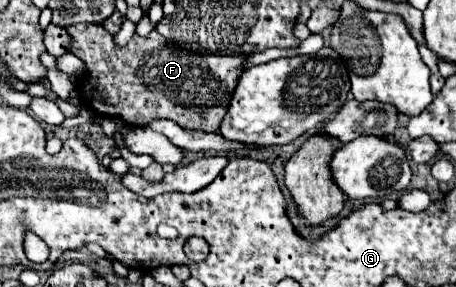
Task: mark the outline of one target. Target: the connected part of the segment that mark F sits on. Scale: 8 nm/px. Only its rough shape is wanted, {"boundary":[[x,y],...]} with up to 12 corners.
{"boundary":[[68,27],[84,107],[218,131],[244,55]]}

